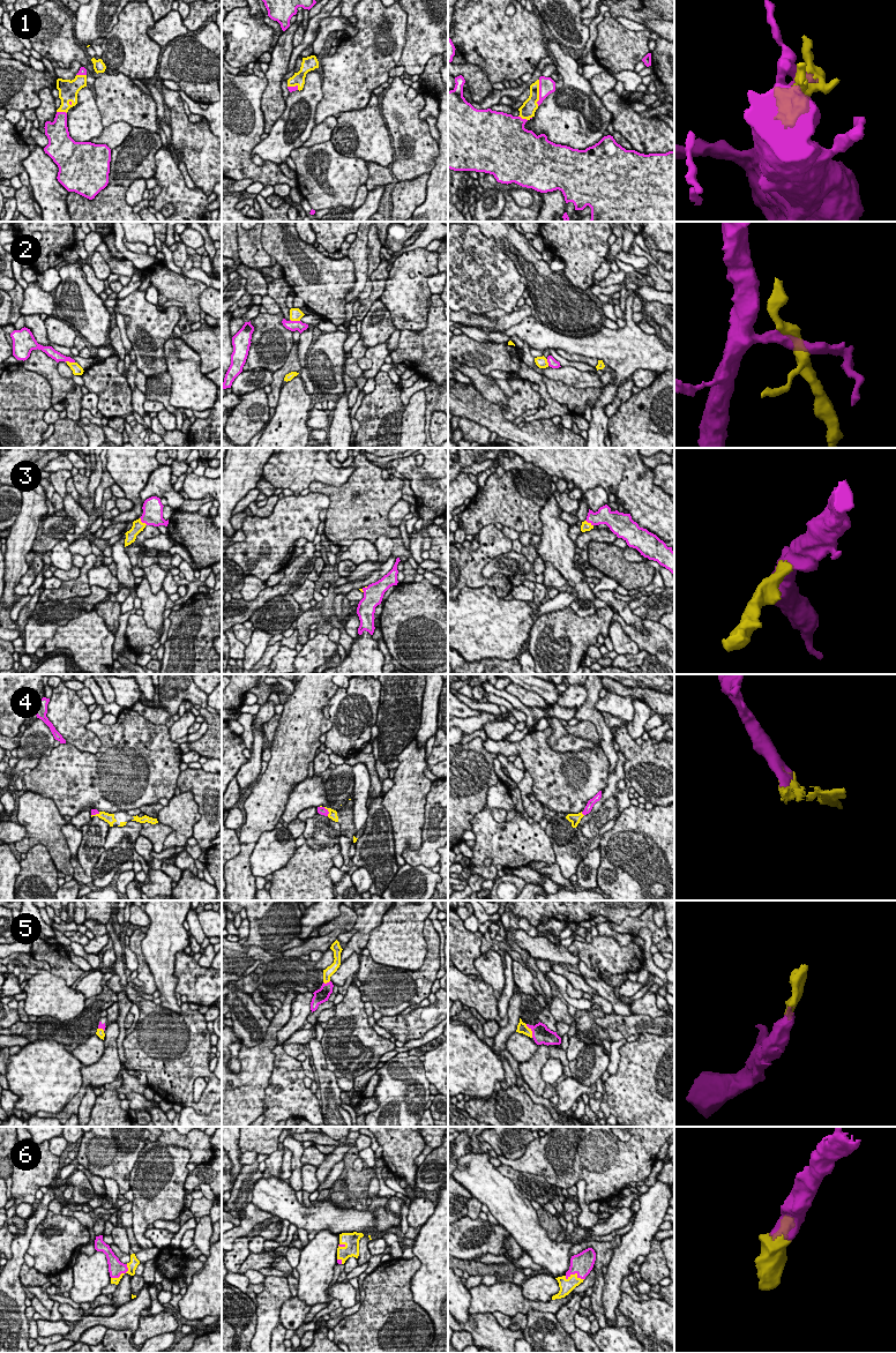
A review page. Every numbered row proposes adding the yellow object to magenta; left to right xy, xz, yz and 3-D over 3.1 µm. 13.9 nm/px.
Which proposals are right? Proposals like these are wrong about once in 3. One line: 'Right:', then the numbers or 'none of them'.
Right: 1, 3, 4, 5, 6

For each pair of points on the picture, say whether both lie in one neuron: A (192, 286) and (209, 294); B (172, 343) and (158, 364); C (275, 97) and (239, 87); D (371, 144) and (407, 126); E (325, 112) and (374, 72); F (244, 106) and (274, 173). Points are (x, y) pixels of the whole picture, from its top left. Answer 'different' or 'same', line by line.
A: different
B: different
C: different
D: different
E: same
F: same

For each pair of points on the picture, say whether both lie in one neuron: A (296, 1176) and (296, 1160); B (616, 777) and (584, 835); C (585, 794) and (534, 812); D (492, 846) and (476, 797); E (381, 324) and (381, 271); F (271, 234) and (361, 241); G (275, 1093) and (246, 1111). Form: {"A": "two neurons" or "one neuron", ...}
{"A": "one neuron", "B": "one neuron", "C": "two neurons", "D": "two neurons", "E": "two neurons", "F": "two neurons", "G": "two neurons"}

